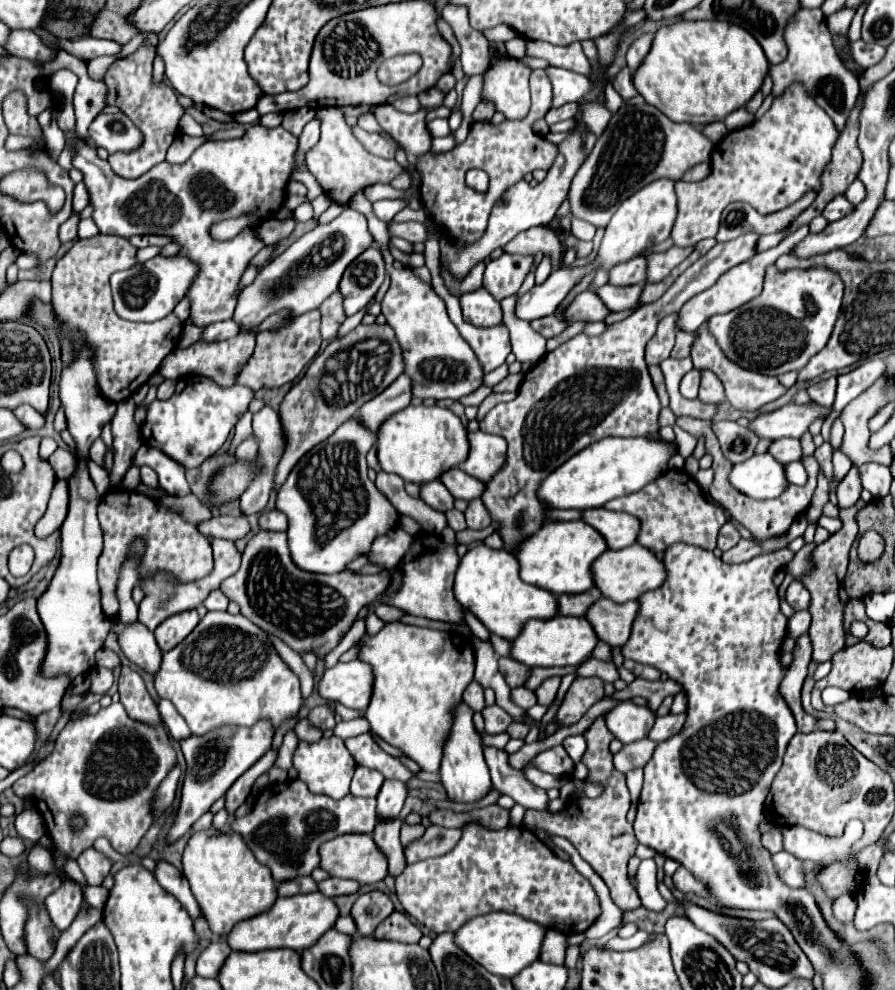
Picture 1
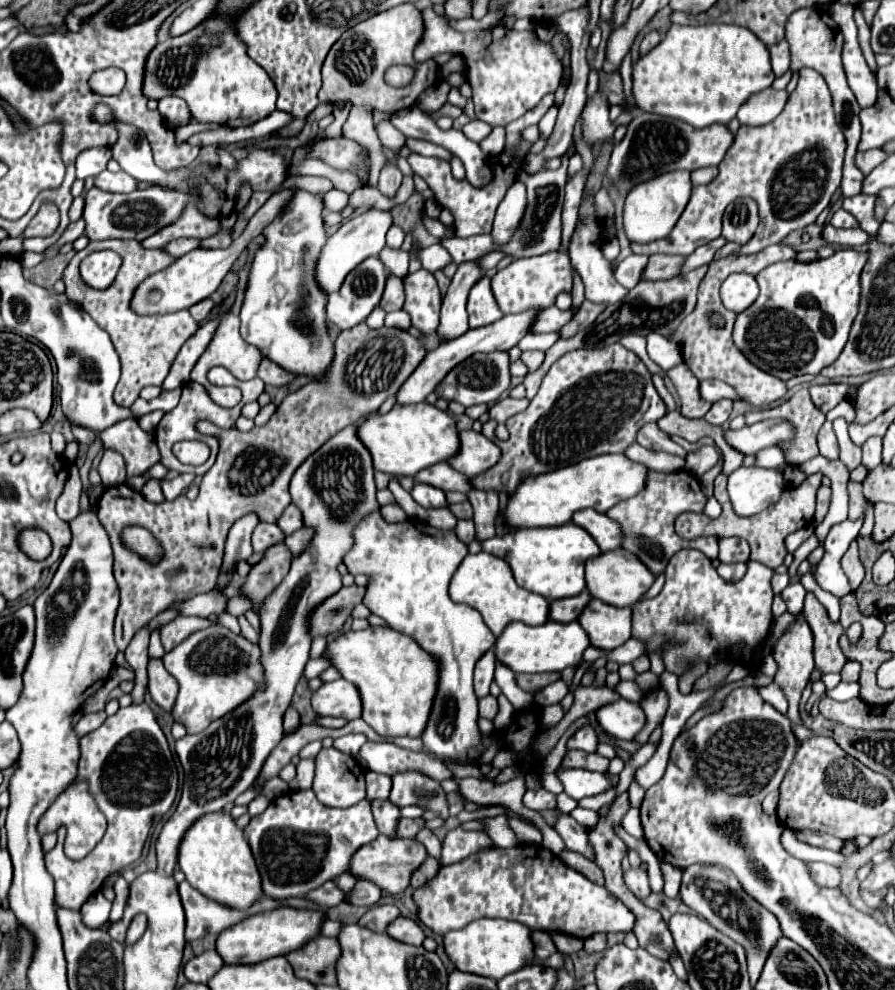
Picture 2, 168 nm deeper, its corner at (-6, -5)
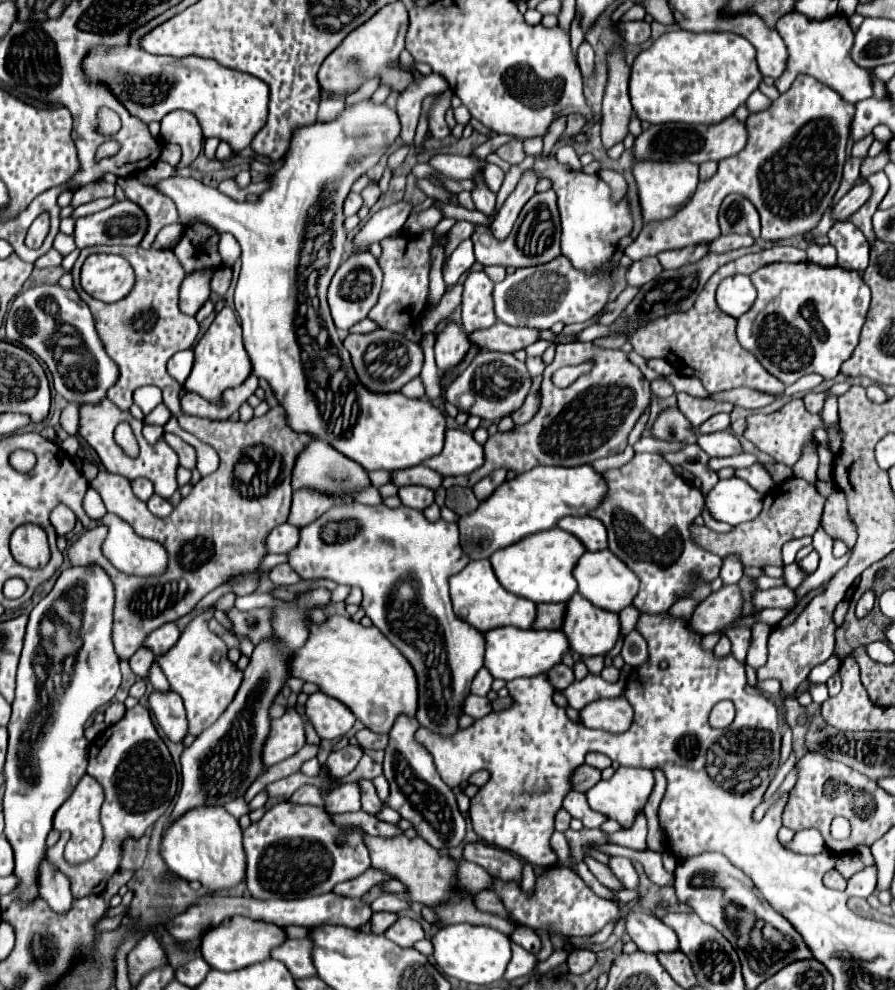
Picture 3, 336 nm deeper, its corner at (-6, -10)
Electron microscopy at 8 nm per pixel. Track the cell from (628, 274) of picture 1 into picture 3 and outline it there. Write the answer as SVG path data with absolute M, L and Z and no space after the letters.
M696 244L694 248L682 248L682 250L674 250L674 252L660 252L658 260L662 264L662 268L670 270L670 268L680 268L688 262L696 262L702 256L706 256L708 244Z

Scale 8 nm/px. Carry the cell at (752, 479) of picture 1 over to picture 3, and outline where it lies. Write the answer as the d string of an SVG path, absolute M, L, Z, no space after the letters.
M740 478L718 480L718 484L706 494L704 508L708 514L730 526L754 520L762 510L762 494Z

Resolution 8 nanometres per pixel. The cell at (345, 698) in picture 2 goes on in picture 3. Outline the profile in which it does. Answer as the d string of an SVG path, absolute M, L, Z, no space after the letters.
M314 692L308 696L304 712L322 740L342 738L356 722L356 716L350 712L350 708L342 706L338 700L322 692Z

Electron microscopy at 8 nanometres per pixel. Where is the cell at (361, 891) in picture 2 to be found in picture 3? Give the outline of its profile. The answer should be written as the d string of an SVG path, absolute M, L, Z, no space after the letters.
M384 894L380 898L376 898L372 904L372 910L378 912L378 910L388 910L388 912L400 912L400 910L406 910L410 904L406 898L400 898L396 894Z

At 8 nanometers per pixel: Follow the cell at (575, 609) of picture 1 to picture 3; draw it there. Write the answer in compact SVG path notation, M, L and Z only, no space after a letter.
M538 604L536 606L536 620L534 620L532 628L560 630L562 620L564 620L564 610L566 610L566 604Z

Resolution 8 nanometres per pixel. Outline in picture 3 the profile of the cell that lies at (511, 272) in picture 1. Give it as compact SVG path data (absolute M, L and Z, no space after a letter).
M622 252L610 256L610 276L606 276L606 280L598 280L598 276L586 276L586 272L578 272L578 268L574 268L564 256L558 256L542 266L518 268L514 274L508 274L502 282L494 284L492 296L496 318L514 328L538 330L550 330L556 322L586 322L596 316L610 300L610 292L616 282L614 272L620 264L620 258Z

